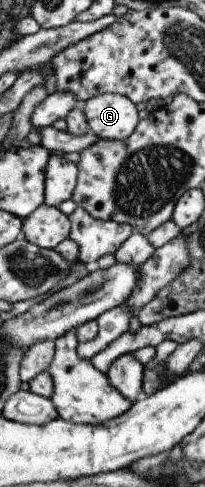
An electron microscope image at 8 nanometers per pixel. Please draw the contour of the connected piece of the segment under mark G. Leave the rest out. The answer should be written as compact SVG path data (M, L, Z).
M96 95L80 106L88 130L99 139L126 140L139 121L136 107L122 95Z

